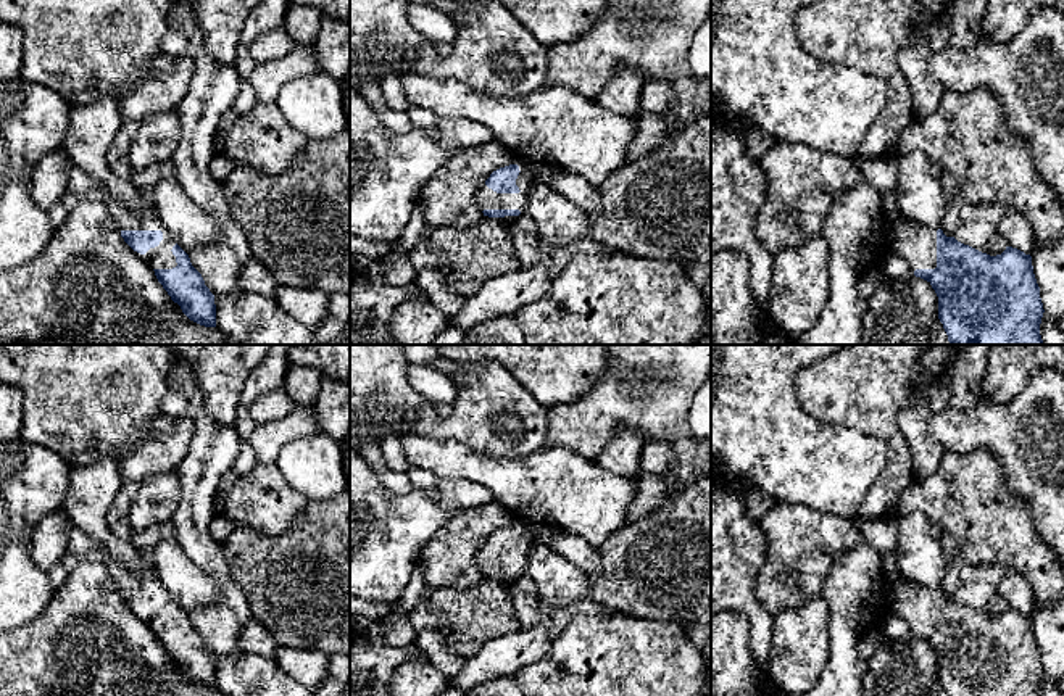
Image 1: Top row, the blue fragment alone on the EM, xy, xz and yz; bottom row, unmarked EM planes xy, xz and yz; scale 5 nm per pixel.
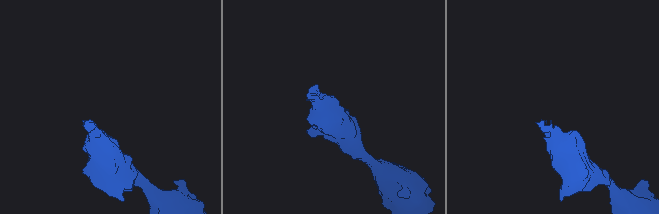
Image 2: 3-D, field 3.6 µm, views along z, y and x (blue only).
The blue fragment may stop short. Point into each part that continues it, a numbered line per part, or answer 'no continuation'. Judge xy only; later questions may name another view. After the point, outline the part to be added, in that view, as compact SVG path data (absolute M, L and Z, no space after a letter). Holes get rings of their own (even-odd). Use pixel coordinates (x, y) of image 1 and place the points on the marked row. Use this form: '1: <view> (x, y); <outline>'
1: xy (92, 129); M139 74L131 76L118 85L105 100L90 106L73 106L69 129L63 142L63 150L74 166L100 182L98 197L118 230L161 230L163 240L145 255L137 253L152 269L172 269L177 266L172 255L172 240L168 227L143 203L132 182L116 177L106 161L110 145L124 127L119 114L119 98L135 87Z

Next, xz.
1: xz (486, 198); M516 158L513 164L519 166L519 176L516 185L519 193L497 193L482 184L476 195L476 205L480 211L484 209L519 209L521 214L527 209L529 190L535 182L537 164L527 163L522 158ZM519 214L519 216L521 216Z

